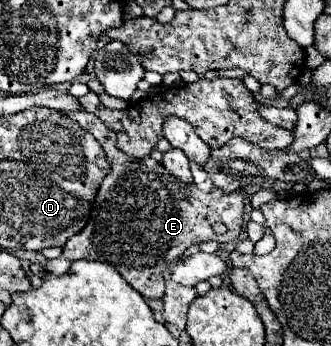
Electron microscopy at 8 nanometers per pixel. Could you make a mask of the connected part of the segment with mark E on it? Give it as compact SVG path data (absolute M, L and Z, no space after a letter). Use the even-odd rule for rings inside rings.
M64 111L64 115L72 117L84 131L96 137L96 141L106 151L112 169L98 189L88 225L66 241L58 259L42 263L46 273L64 275L78 259L102 261L114 265L126 283L140 291L144 299L158 299L164 295L164 269L180 259L180 255L190 245L200 245L208 239L228 243L238 237L244 211L242 191L234 191L230 195L222 193L220 189L202 193L196 185L184 185L176 181L176 177L168 175L164 165L152 157L132 159L116 149L116 135L108 131L108 127L92 113ZM214 223L226 225L226 233L216 233L212 229Z

